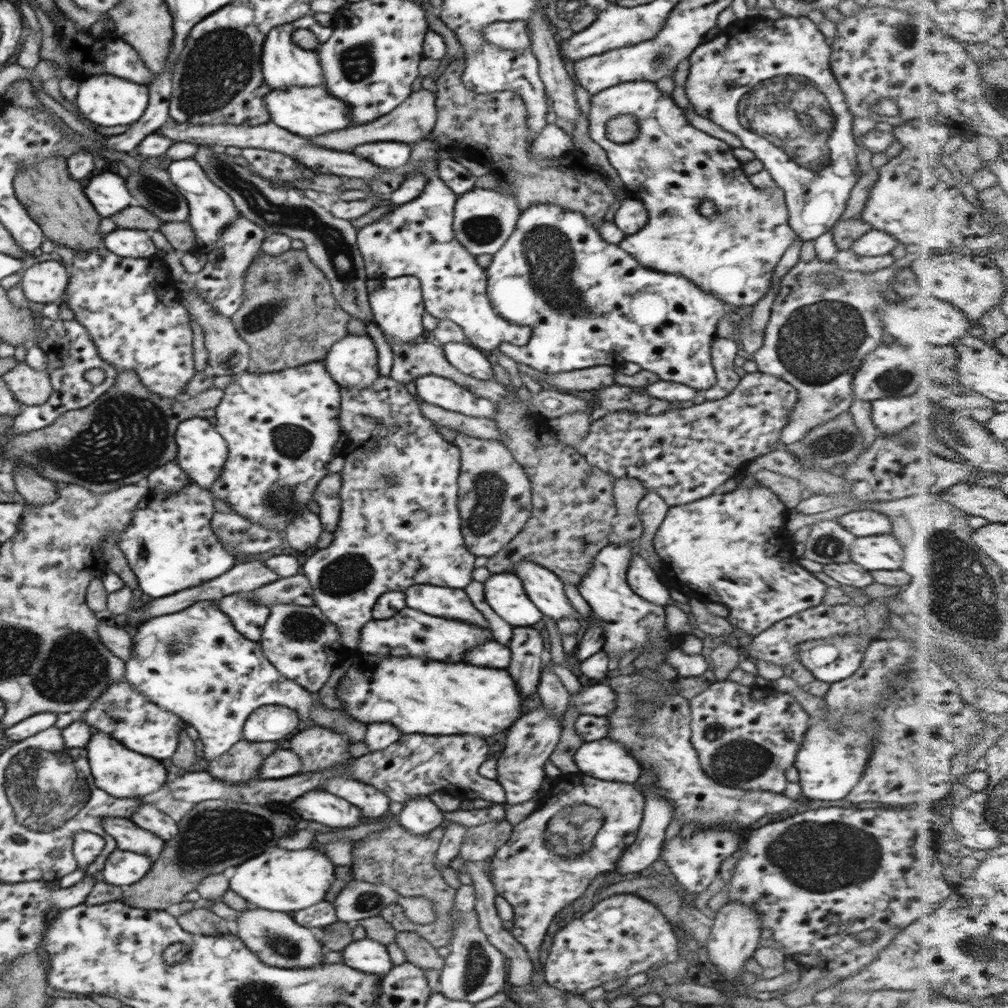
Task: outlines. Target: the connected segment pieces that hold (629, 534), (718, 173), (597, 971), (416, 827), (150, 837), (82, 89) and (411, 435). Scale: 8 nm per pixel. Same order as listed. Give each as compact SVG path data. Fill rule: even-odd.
M613 478L613 502L617 511L617 521L611 530L609 543L630 545L642 538L644 525L640 524L637 505L650 491L638 479Z
M647 80L628 81L593 94L590 103L589 133L590 138L606 151L610 164L614 167L614 170L618 172L618 176L620 176L622 184L624 184L624 189L628 192L630 198L642 201L642 204L647 208L648 224L640 229L639 232L626 236L619 245L622 250L628 252L628 254L642 266L656 271L663 271L664 273L682 275L688 280L692 280L695 284L698 284L698 287L700 287L702 291L718 297L718 299L724 301L726 306L736 313L739 311L742 313L750 312L760 299L766 297L768 289L770 289L773 284L774 269L776 269L776 266L780 263L788 247L794 244L794 240L796 240L796 238L800 240L796 232L793 232L792 228L788 225L788 211L785 196L780 187L774 187L770 190L756 188L749 181L749 176L744 173L742 169L743 164L733 153L733 148L727 142L694 128L694 125L690 124L690 121L687 119L685 112L674 103L672 96L664 95L664 93L658 89L655 82ZM621 114L632 114L632 116L638 118L639 133L636 138L629 142L614 143L606 137L606 122ZM702 198L708 198L714 202L714 216L707 217L698 212L698 206L700 206Z
M615 894L595 901L594 906L586 913L573 915L555 934L546 963L542 966L542 980L553 988L582 996L587 990L600 986L608 980L628 978L638 972L645 972L658 962L666 960L672 963L680 959L678 935L674 934L672 925L666 917L652 906L647 899L636 894Z
M416 797L404 804L399 823L412 834L426 835L443 824L443 812L428 797Z
M106 817L101 825L116 841L117 850L136 852L151 860L158 858L165 842L153 832L135 825L129 818Z
M102 73L81 80L74 100L80 113L100 126L120 126L132 124L144 114L149 103L149 87L131 80L118 78L112 73Z
M378 376L378 379L366 388L341 387L341 403L339 423L341 424L341 434L346 438L346 442L352 442L351 454L343 454L344 467L339 472L341 474L341 489L339 497L342 501L342 514L340 514L337 531L333 533L331 544L327 548L318 549L301 566L301 572L309 578L315 605L321 608L326 618L334 623L341 632L341 643L351 650L357 652L358 640L361 637L361 628L372 620L372 609L378 598L385 592L391 590L403 590L413 584L434 584L446 588L466 588L472 580L472 570L474 570L475 556L470 554L461 531L461 516L458 511L458 491L457 483L461 469L461 450L453 443L446 441L436 427L437 424L426 418L420 410L420 402L410 394L406 385L396 382L390 376Z

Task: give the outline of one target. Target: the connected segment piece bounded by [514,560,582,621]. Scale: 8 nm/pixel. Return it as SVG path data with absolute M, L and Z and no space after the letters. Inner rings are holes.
M523 560L516 565L514 574L522 579L528 598L542 612L554 620L573 616L582 617L570 604L564 593L564 583L557 574L533 561Z

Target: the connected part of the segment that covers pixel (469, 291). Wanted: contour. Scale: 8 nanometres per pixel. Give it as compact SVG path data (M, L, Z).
M428 135L418 142L411 143L411 155L413 162L417 164L414 174L423 174L427 178L426 186L418 198L408 201L404 205L394 207L380 220L375 220L370 225L357 229L357 246L364 260L367 279L384 280L396 279L402 276L414 276L420 279L425 312L434 318L451 320L458 324L464 331L472 346L480 350L492 350L500 343L510 342L521 347L531 337L531 328L510 324L492 309L492 304L487 294L487 275L476 262L474 257L460 242L456 241L453 230L453 210L457 194L448 188L447 184L439 177L437 154L440 144L432 136Z

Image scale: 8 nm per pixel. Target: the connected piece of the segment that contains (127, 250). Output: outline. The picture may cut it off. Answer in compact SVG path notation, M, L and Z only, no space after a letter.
M114 230L104 238L104 247L123 258L146 258L155 255L156 246L145 230Z

